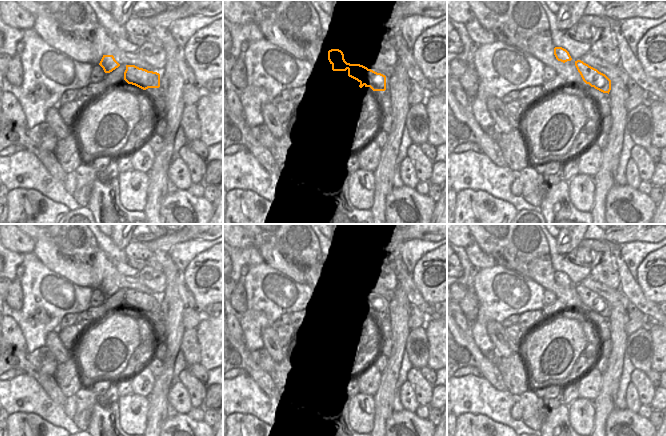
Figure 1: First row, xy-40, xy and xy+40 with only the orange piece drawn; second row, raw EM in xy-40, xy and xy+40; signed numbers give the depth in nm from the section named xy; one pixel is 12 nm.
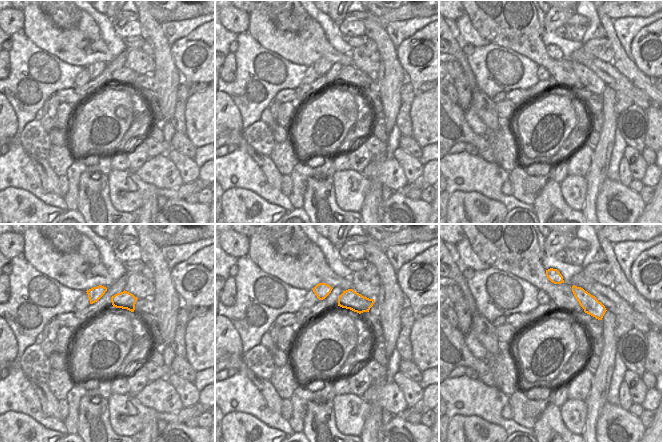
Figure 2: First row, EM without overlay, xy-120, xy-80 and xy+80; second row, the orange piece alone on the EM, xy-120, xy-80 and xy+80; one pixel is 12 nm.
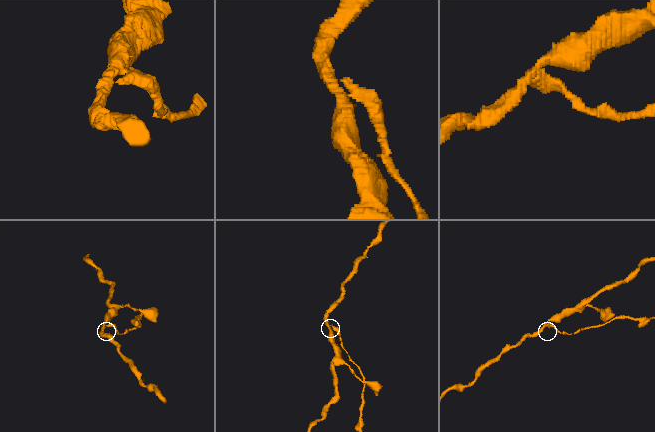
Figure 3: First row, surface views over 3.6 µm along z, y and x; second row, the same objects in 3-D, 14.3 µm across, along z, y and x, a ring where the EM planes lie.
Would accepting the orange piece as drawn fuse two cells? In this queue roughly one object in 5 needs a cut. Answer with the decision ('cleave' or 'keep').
cleave

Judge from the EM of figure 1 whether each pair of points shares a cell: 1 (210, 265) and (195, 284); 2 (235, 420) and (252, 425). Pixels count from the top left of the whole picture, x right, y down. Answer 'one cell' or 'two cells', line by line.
1: one cell
2: one cell

